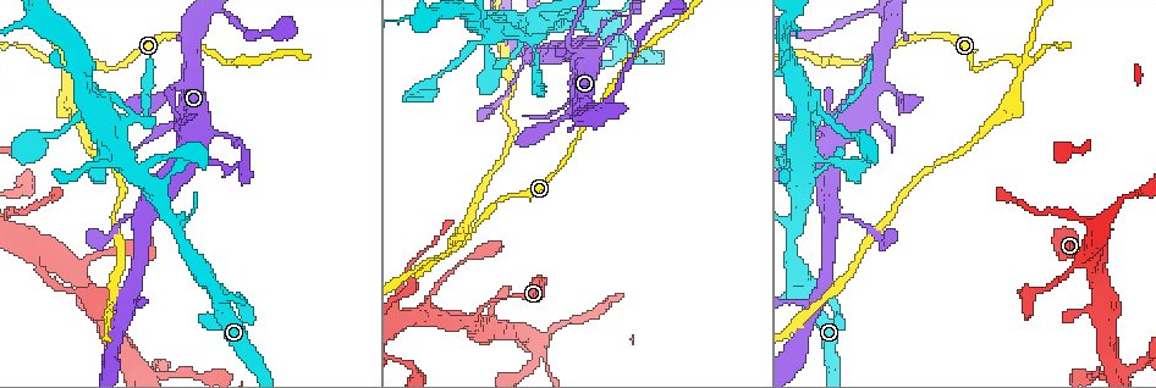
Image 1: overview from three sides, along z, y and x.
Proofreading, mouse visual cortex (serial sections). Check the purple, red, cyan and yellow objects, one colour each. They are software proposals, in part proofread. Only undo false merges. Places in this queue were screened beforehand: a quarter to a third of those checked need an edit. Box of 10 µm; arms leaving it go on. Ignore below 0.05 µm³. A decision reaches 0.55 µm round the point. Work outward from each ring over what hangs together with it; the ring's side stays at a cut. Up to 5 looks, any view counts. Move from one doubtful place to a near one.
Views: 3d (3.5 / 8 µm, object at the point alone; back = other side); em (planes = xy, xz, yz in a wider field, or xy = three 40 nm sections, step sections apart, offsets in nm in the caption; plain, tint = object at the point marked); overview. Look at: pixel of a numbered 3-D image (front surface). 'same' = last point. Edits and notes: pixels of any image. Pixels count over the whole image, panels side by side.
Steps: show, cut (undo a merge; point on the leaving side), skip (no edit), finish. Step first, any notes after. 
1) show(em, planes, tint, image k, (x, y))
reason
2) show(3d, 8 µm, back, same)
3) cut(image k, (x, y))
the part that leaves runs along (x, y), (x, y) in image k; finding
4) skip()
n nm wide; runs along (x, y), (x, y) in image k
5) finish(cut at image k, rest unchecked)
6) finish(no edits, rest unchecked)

show(em, planes, tint, image 1, (1019, 65))
abrupt turn

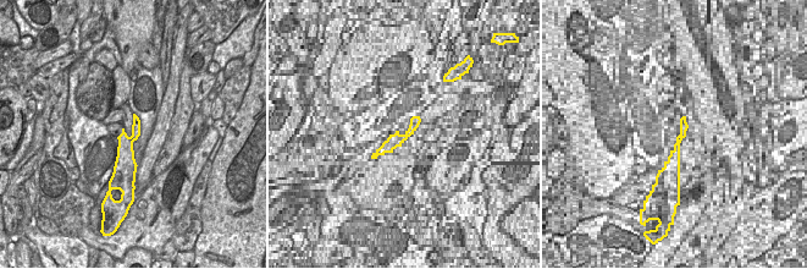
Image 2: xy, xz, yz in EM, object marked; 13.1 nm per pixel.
show(3d, 3.5 µm, same)

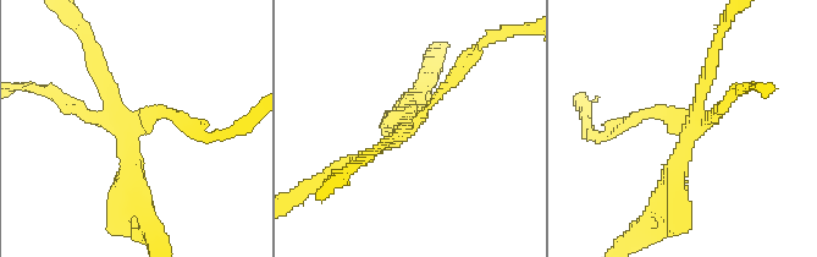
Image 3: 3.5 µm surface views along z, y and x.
cut(image 3, (666, 173))
the part that leaves runs along (686, 132), (668, 196), (636, 230) in image 3; two cells meet here

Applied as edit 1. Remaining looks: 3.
show(3d, 3.5 µm, image 1, (1094, 303))
thick turns thin

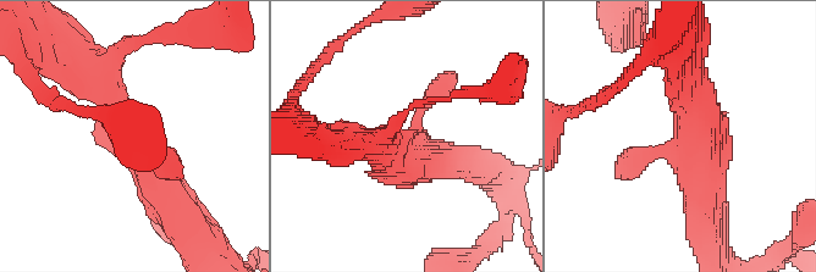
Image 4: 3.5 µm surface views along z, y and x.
show(em, xy, step 1, tint, image 4, (413, 132))
now the EM

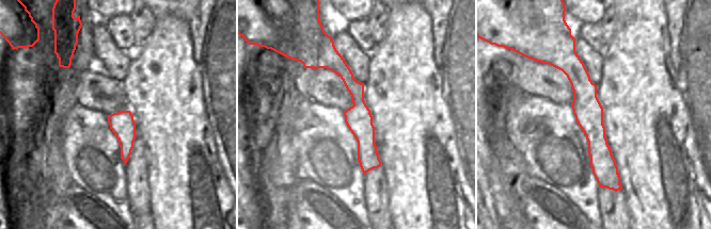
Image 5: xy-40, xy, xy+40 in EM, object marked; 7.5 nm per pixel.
skip()
continuous, no second cell

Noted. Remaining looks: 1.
finish(cut at image 3, rest unchecked)

